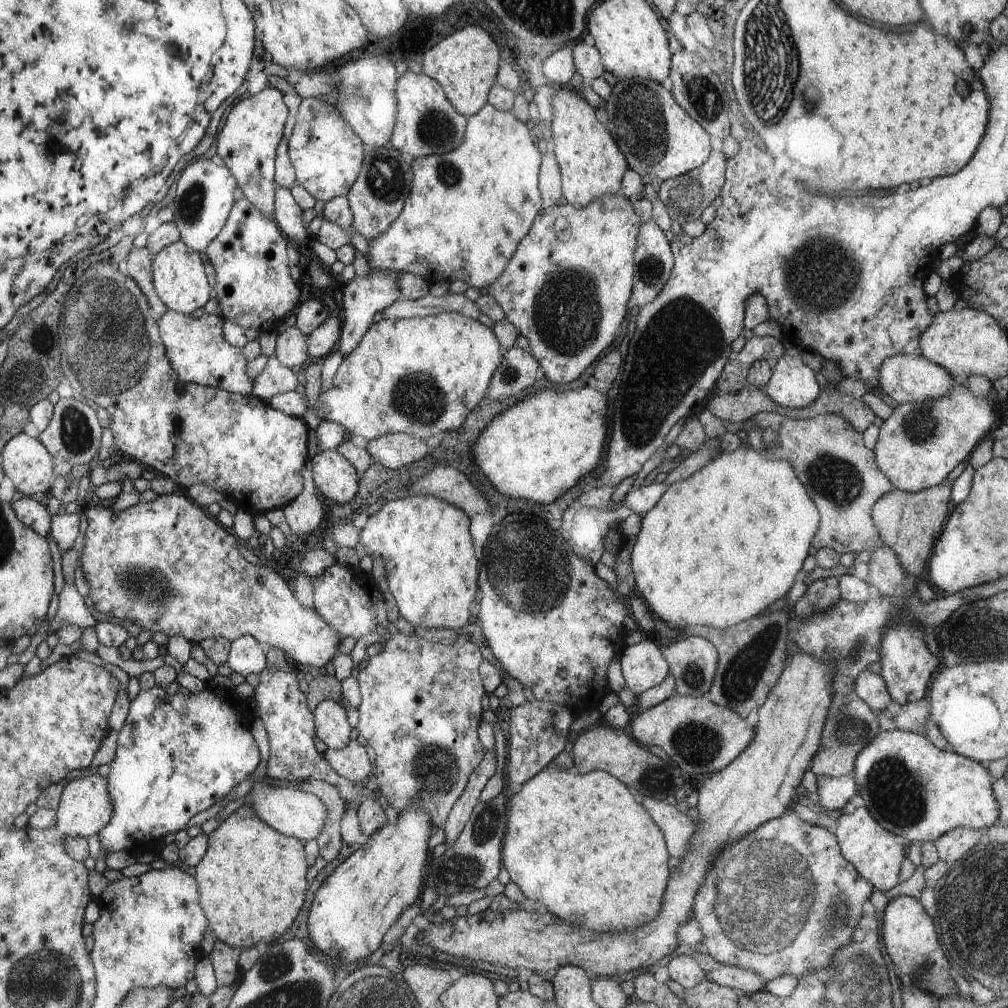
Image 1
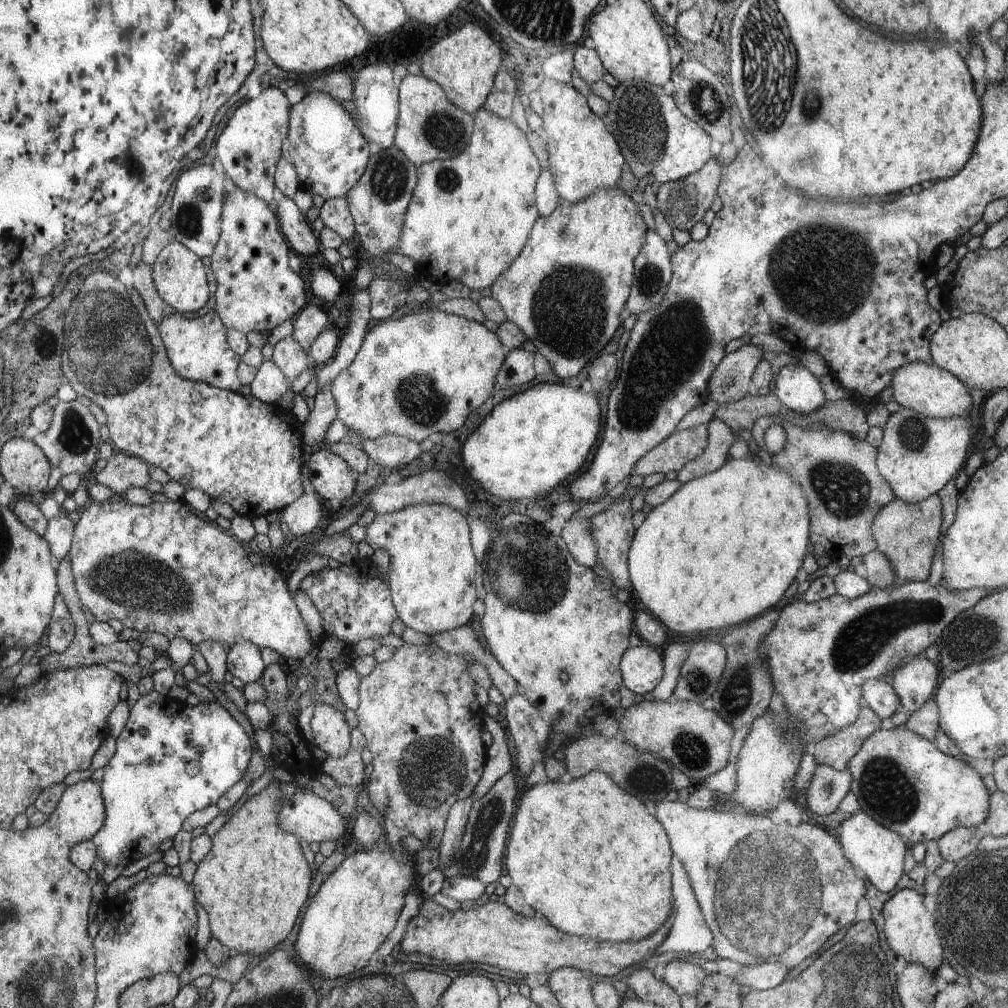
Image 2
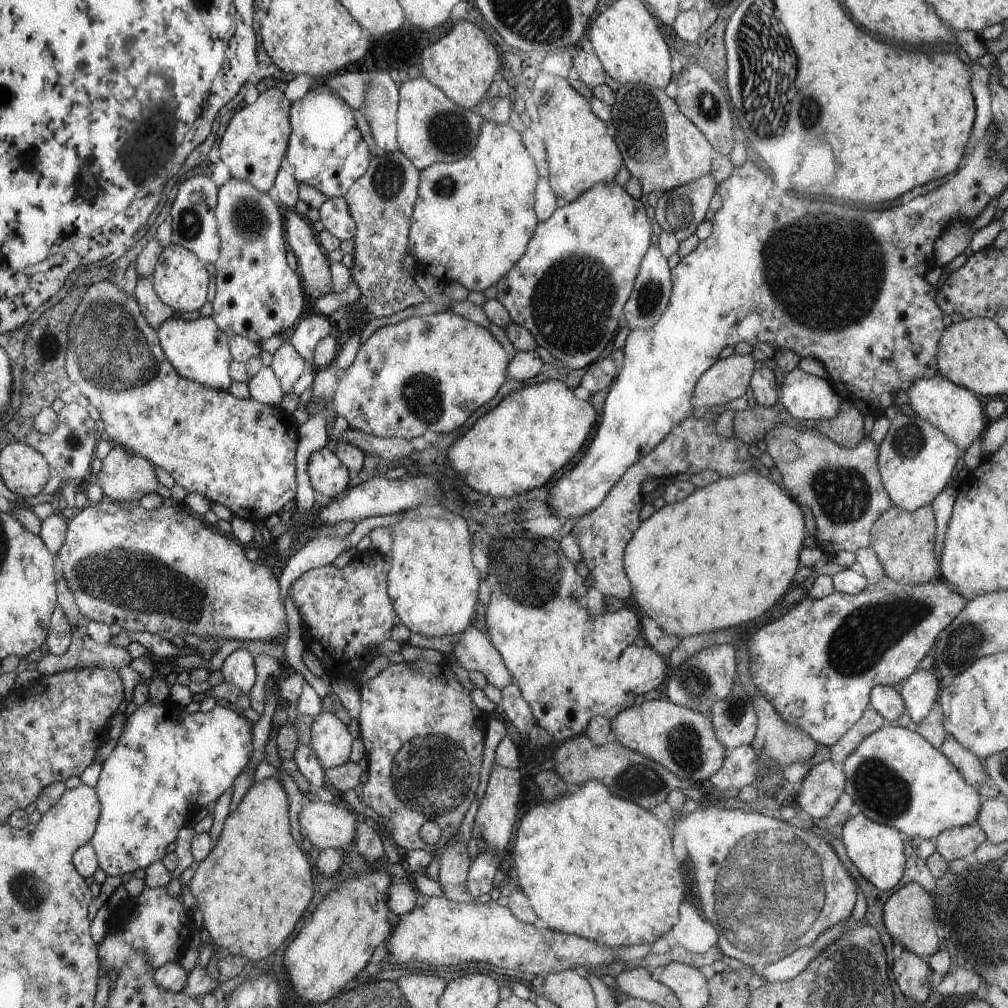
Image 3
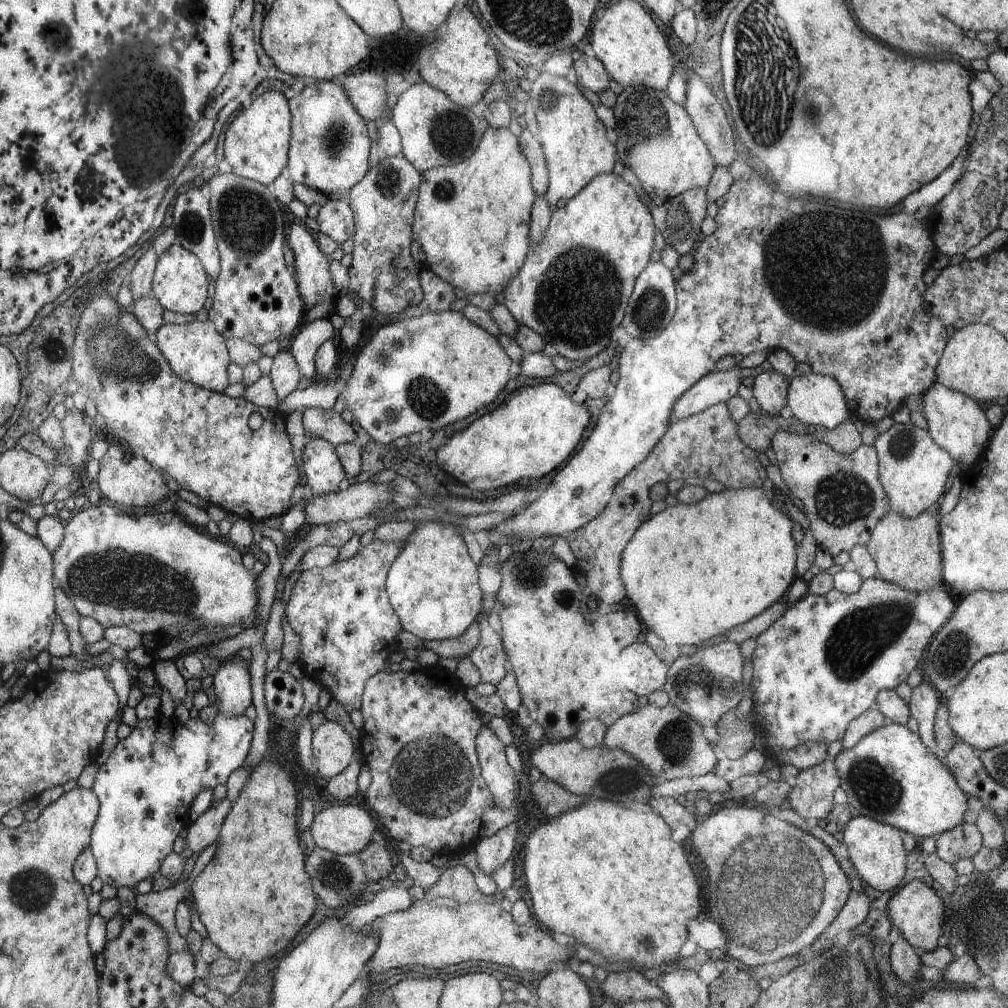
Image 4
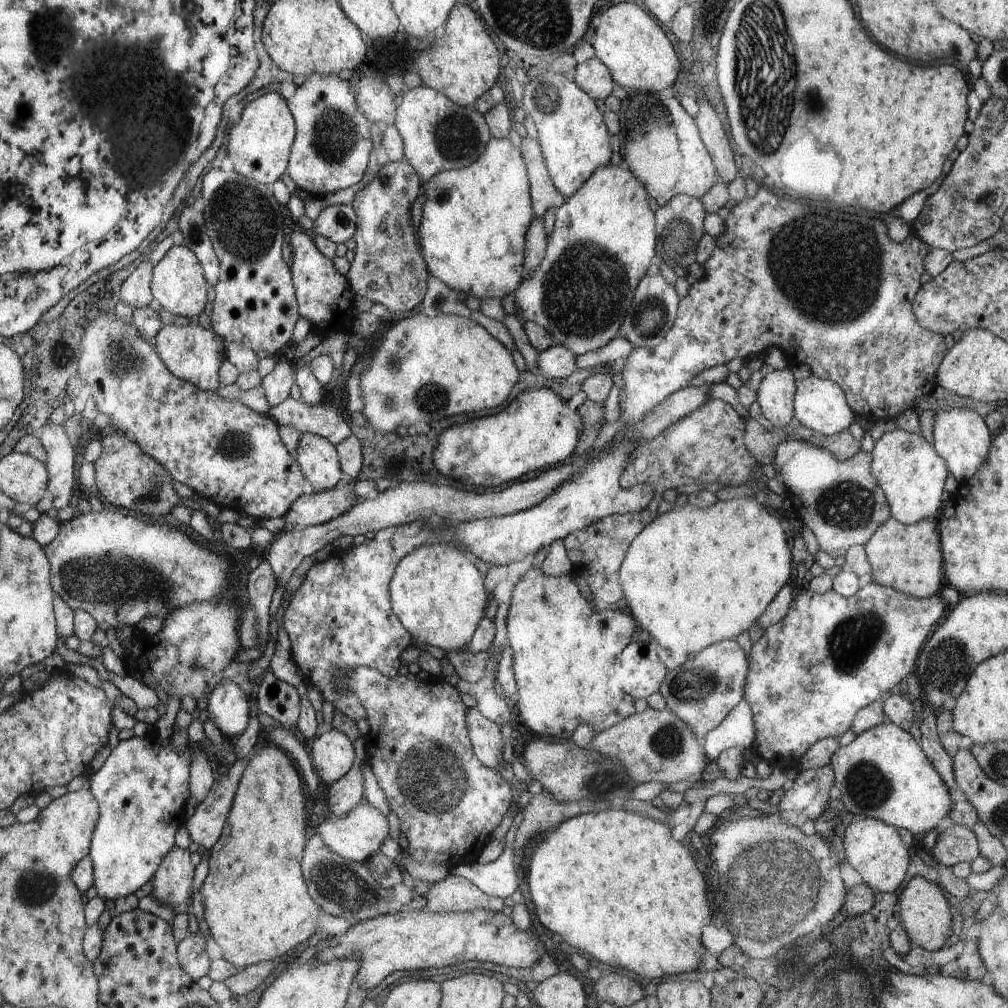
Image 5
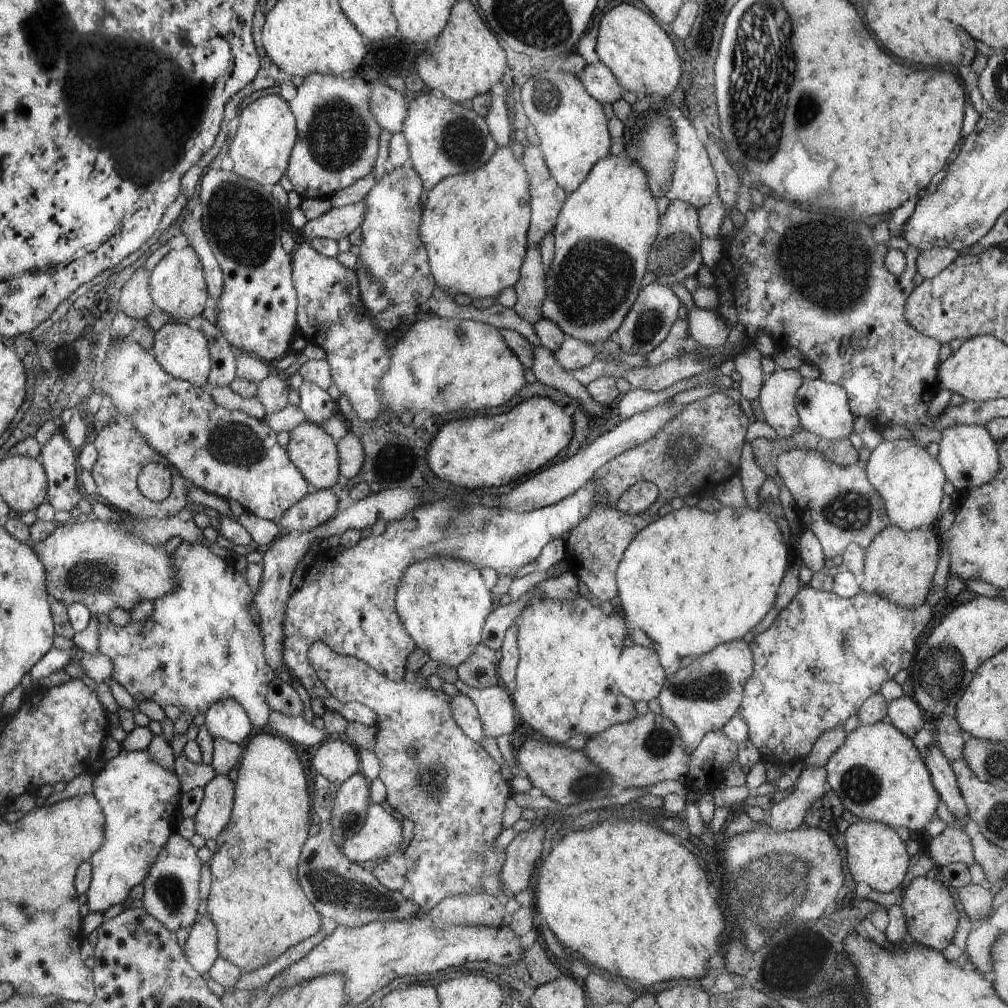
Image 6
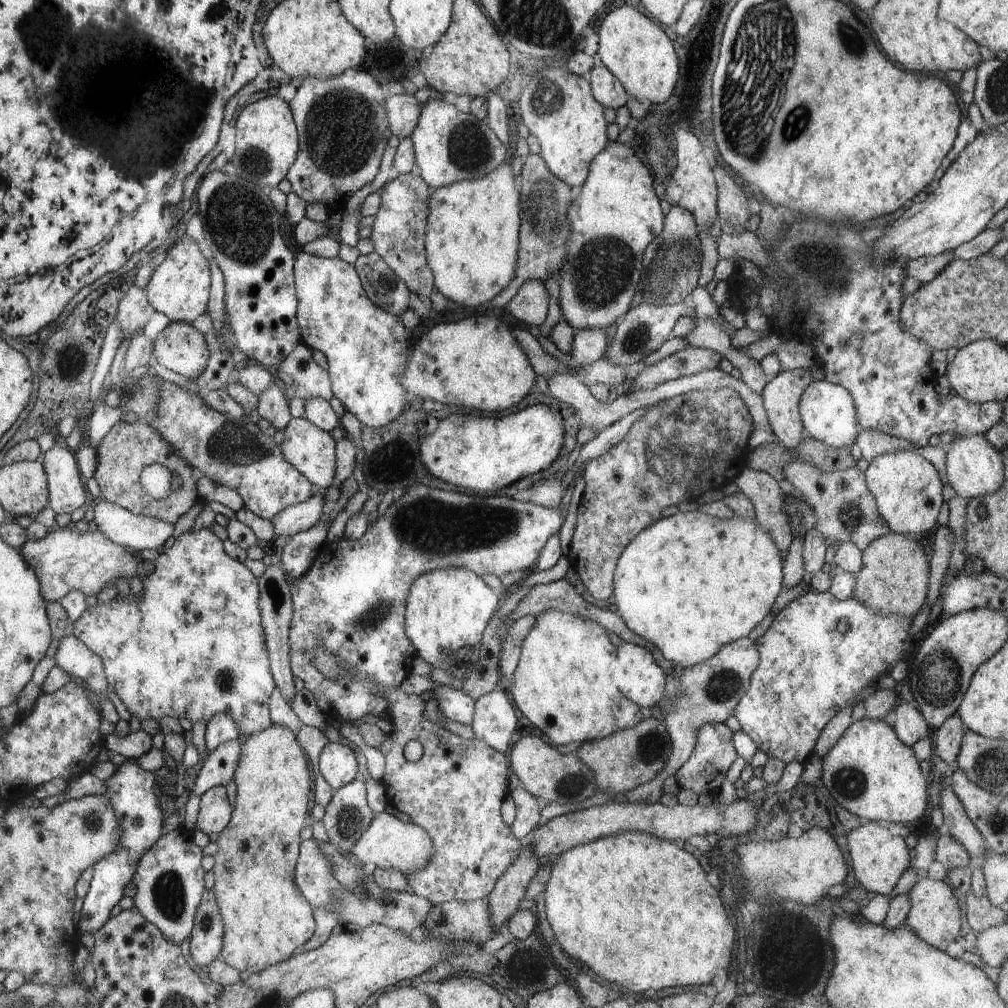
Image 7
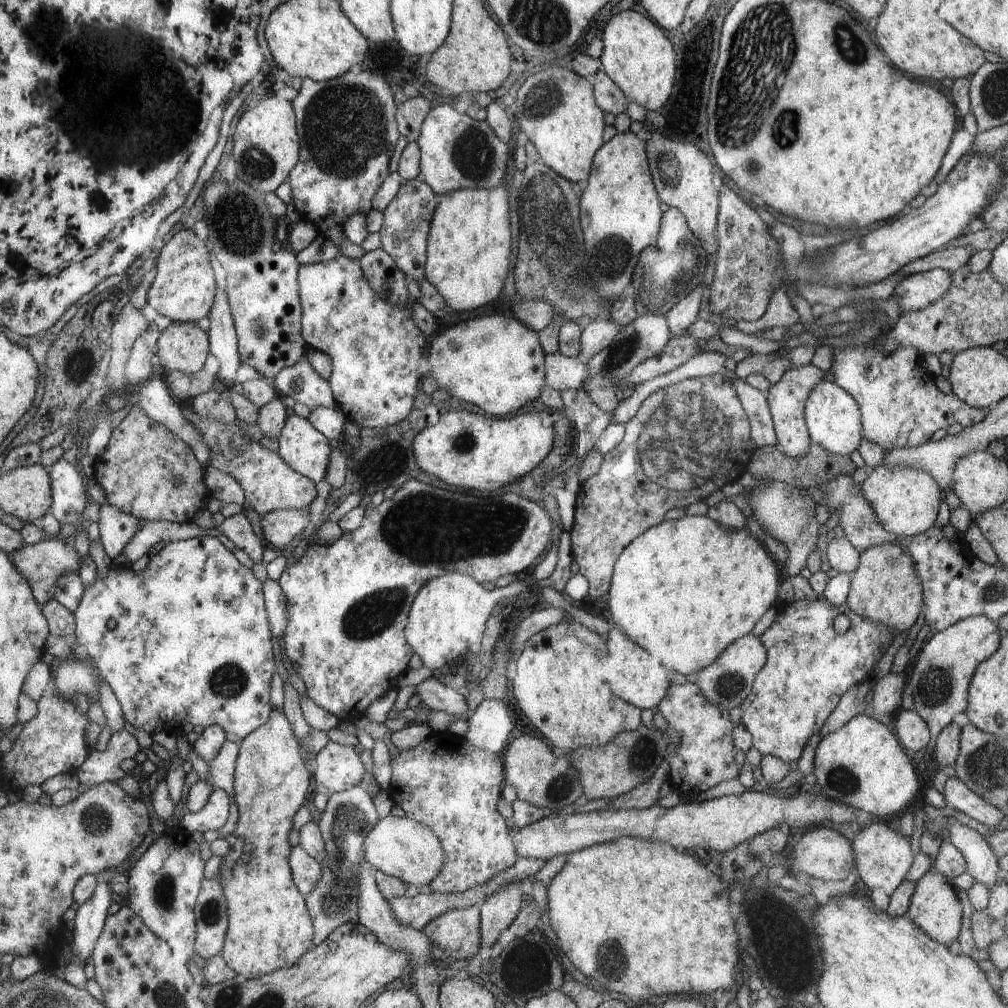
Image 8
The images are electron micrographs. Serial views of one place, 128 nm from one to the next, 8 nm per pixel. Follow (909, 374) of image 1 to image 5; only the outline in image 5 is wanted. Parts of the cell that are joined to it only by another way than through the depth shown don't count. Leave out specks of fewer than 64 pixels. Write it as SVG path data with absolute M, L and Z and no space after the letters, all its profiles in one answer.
M940 385L931 394L936 398L941 407L935 413L934 447L939 455L948 463L950 474L960 483L970 480L987 459L989 448L993 439L984 417L972 410L962 408L946 410L945 403L950 399L950 394Z

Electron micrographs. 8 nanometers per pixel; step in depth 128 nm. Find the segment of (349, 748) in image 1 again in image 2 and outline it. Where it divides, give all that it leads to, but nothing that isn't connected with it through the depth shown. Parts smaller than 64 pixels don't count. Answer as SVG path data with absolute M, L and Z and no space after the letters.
M350 751L342 758L327 756L322 765L326 775L332 777L336 784L343 787L358 787L363 783L366 769L361 754Z

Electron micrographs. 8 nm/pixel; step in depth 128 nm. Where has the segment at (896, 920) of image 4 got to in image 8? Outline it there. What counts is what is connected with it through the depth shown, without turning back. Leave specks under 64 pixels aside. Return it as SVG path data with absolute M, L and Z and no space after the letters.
M930 870L918 882L915 882L915 891L904 916L913 923L917 923L927 935L948 947L960 934L962 905L960 905L956 889L952 884L948 884L944 877L942 873Z

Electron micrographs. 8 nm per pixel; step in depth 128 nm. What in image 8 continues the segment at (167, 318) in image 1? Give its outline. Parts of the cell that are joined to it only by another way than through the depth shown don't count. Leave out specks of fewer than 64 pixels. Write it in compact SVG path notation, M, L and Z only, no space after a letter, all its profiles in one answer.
M172 321L161 332L157 343L157 356L160 364L169 372L197 373L199 370L202 370L205 366L206 358L208 358L208 335L196 322L180 324L180 322Z

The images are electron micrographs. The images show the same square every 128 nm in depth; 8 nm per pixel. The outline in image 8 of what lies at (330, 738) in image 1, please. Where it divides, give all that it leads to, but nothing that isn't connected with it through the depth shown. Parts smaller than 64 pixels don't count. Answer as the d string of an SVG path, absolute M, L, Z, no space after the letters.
M330 740L315 754L313 767L317 787L329 794L361 785L362 776L367 771L353 746Z

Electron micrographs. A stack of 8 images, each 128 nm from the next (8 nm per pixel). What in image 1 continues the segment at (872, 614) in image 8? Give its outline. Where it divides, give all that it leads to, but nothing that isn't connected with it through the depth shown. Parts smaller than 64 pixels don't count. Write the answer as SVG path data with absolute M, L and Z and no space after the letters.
M946 481L917 493L892 490L876 501L873 506L873 519L884 546L893 550L902 562L907 574L918 578L928 569L933 546L945 526L948 516L948 502L952 483Z

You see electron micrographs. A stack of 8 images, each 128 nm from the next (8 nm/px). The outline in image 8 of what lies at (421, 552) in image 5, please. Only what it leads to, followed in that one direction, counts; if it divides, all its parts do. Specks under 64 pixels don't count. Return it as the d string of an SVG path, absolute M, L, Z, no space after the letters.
M563 528L554 529L553 545L546 552L542 562L534 567L530 578L516 579L505 587L496 587L492 592L484 590L482 584L478 584L474 577L462 573L446 573L430 579L413 601L405 628L405 639L413 652L420 656L423 666L438 674L440 668L444 668L450 662L456 662L464 656L478 656L480 642L484 638L484 626L496 602L510 601L510 596L518 596L528 591L530 586L548 578L554 572L558 560L559 536L563 531Z

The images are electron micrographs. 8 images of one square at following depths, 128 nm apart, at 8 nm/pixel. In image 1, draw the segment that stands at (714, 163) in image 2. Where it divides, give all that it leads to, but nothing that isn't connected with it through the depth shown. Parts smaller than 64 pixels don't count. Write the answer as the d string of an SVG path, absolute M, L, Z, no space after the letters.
M716 148L709 160L702 166L692 169L689 173L683 174L680 177L662 181L662 186L658 190L660 200L668 208L670 208L671 204L674 204L674 212L688 214L688 216L672 216L672 221L682 222L684 220L684 222L688 222L688 220L700 219L702 210L706 210L714 202L714 198L721 194L720 188L724 188L727 164L728 159L725 157L725 154L719 148Z

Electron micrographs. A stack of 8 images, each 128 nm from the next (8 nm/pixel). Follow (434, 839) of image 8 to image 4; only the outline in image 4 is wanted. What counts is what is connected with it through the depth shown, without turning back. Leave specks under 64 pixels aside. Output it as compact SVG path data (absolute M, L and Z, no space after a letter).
M339 803L320 810L309 826L307 834L313 837L318 847L334 854L357 855L374 840L372 836L378 830L376 824L377 820L366 808L356 804Z

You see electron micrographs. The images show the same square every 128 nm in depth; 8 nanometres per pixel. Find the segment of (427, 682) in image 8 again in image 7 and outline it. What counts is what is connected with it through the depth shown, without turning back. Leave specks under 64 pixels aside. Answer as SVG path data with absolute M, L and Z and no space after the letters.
M439 685L432 696L438 701L439 710L449 719L471 725L475 713L475 700L465 691L455 690L447 685Z

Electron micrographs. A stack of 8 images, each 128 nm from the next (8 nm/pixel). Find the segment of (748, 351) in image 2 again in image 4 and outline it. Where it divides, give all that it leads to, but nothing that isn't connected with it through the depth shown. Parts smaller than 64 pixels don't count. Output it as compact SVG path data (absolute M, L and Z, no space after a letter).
M738 366L727 371L710 371L676 402L669 424L698 414L712 405L727 403L729 398L738 394L738 387L742 384L740 371Z

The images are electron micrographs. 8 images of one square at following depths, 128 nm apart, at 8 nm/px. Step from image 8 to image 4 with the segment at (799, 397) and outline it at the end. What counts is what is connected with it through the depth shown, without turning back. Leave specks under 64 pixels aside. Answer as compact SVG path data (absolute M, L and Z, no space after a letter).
M774 369L758 374L754 380L753 396L764 413L778 418L787 413L787 388L790 380Z

